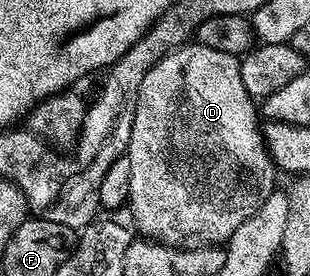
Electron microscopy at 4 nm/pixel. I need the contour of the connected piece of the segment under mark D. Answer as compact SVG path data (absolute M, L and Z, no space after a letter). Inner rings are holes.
M181 45L164 55L164 59L144 75L136 99L136 119L132 123L128 150L132 167L128 208L134 215L139 234L175 247L222 245L244 219L262 206L265 197L275 192L276 166L260 136L260 109L254 105L257 105L255 98L250 97L244 79L240 79L239 58L207 45Z

